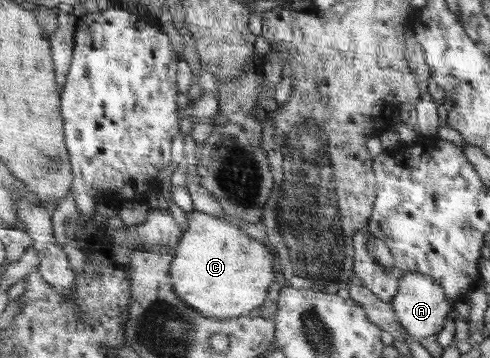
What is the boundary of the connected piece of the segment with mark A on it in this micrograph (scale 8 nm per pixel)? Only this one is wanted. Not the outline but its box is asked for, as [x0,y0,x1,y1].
[390,272,450,338]

